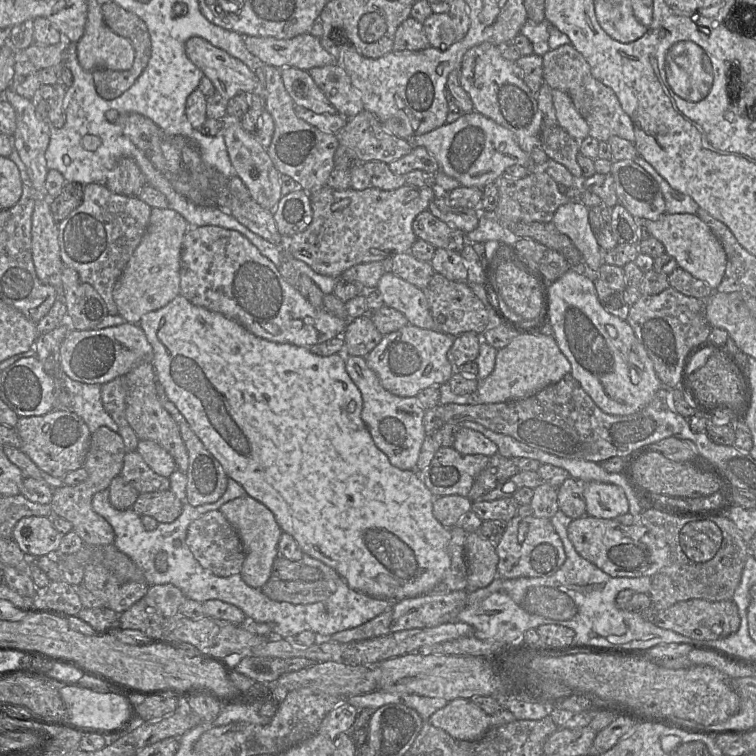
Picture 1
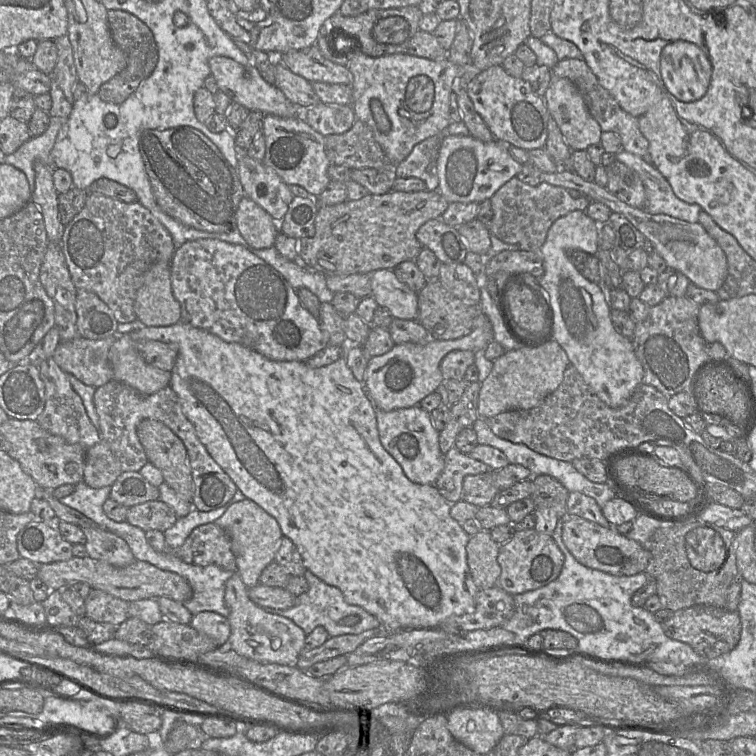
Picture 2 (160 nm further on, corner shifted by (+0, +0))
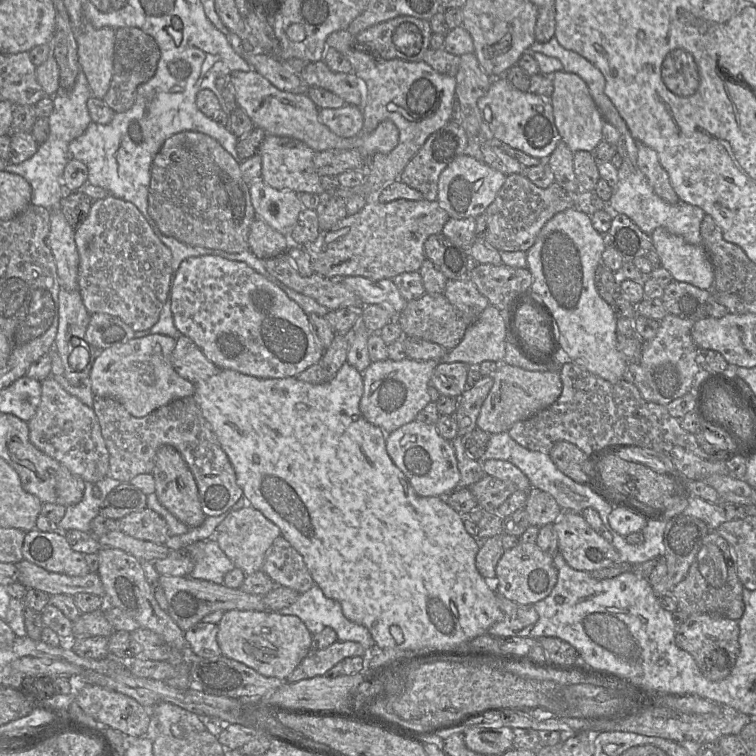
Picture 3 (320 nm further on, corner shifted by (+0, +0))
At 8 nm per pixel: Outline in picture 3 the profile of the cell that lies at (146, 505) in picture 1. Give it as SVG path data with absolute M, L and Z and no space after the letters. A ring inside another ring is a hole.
M147 507L124 516L118 522L119 530L139 540L165 545L169 537L165 519Z

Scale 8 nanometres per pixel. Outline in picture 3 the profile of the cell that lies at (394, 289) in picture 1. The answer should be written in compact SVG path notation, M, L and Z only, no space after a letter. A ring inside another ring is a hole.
M347 276L330 279L337 279L337 281L343 283L347 288L350 288L361 299L364 305L389 303L394 307L397 313L400 313L406 306L407 301L401 296L392 279L371 280L362 276Z

